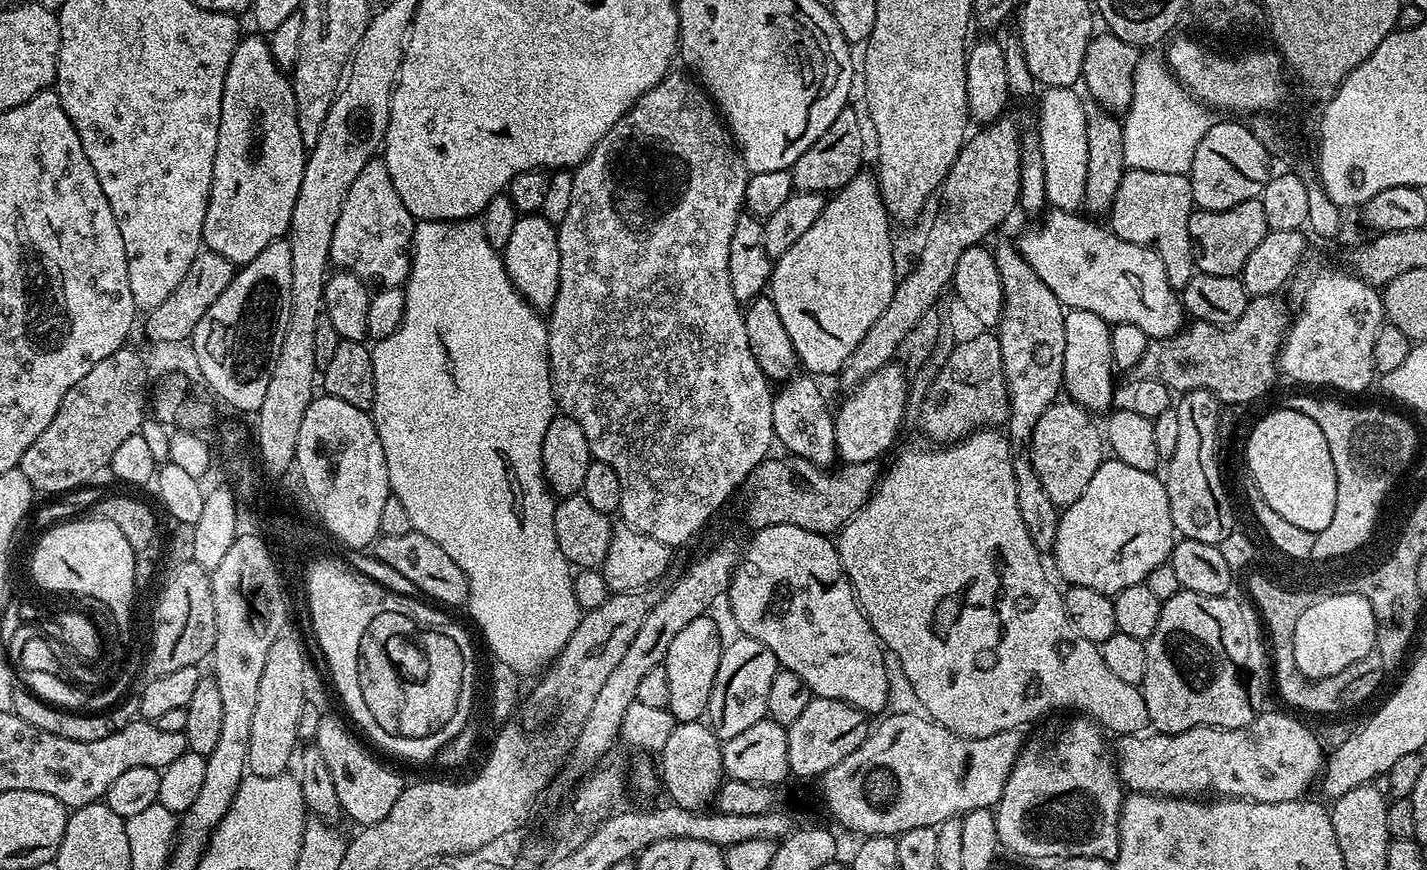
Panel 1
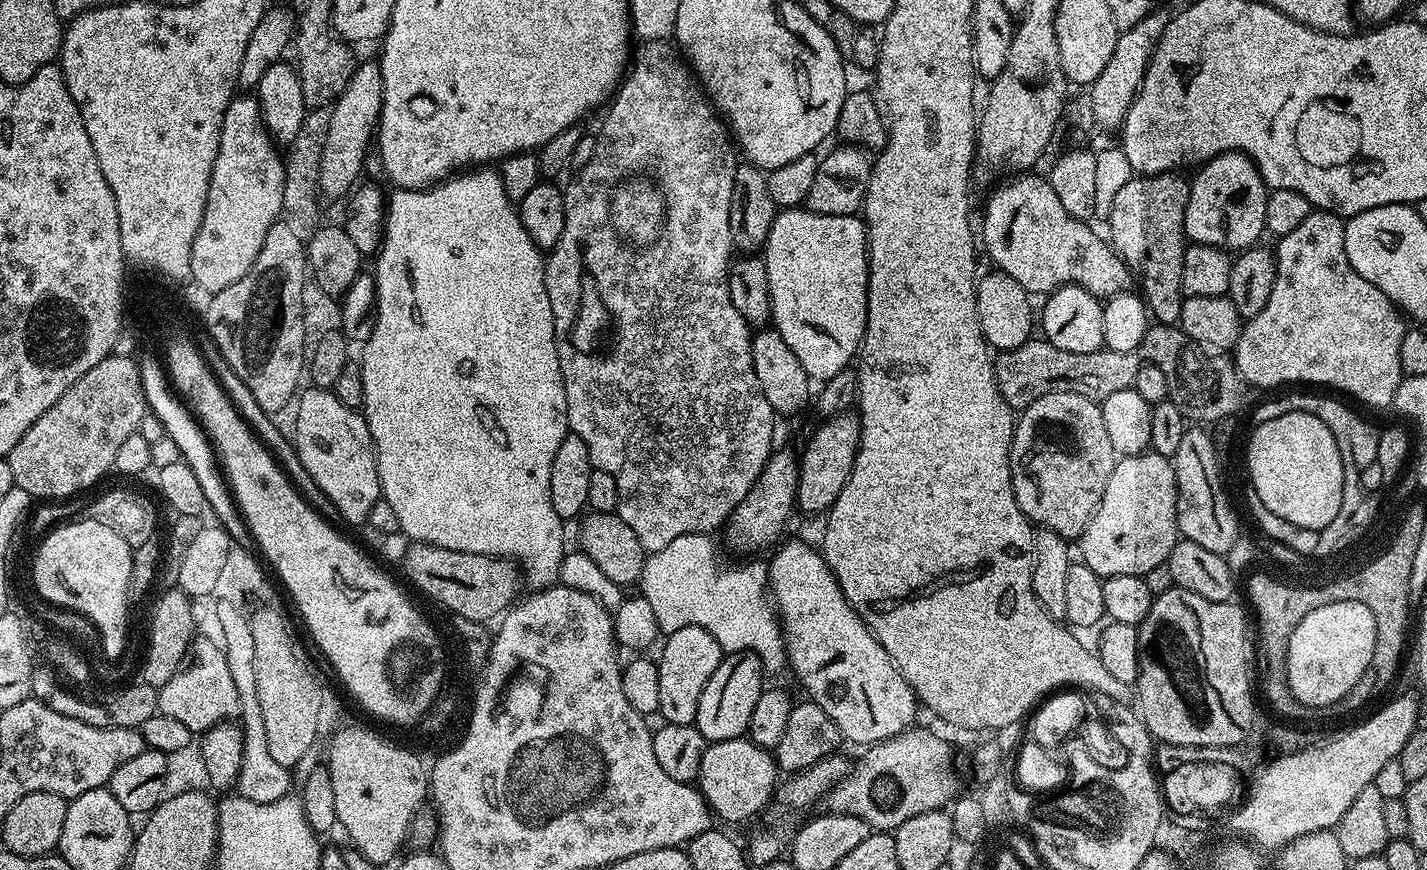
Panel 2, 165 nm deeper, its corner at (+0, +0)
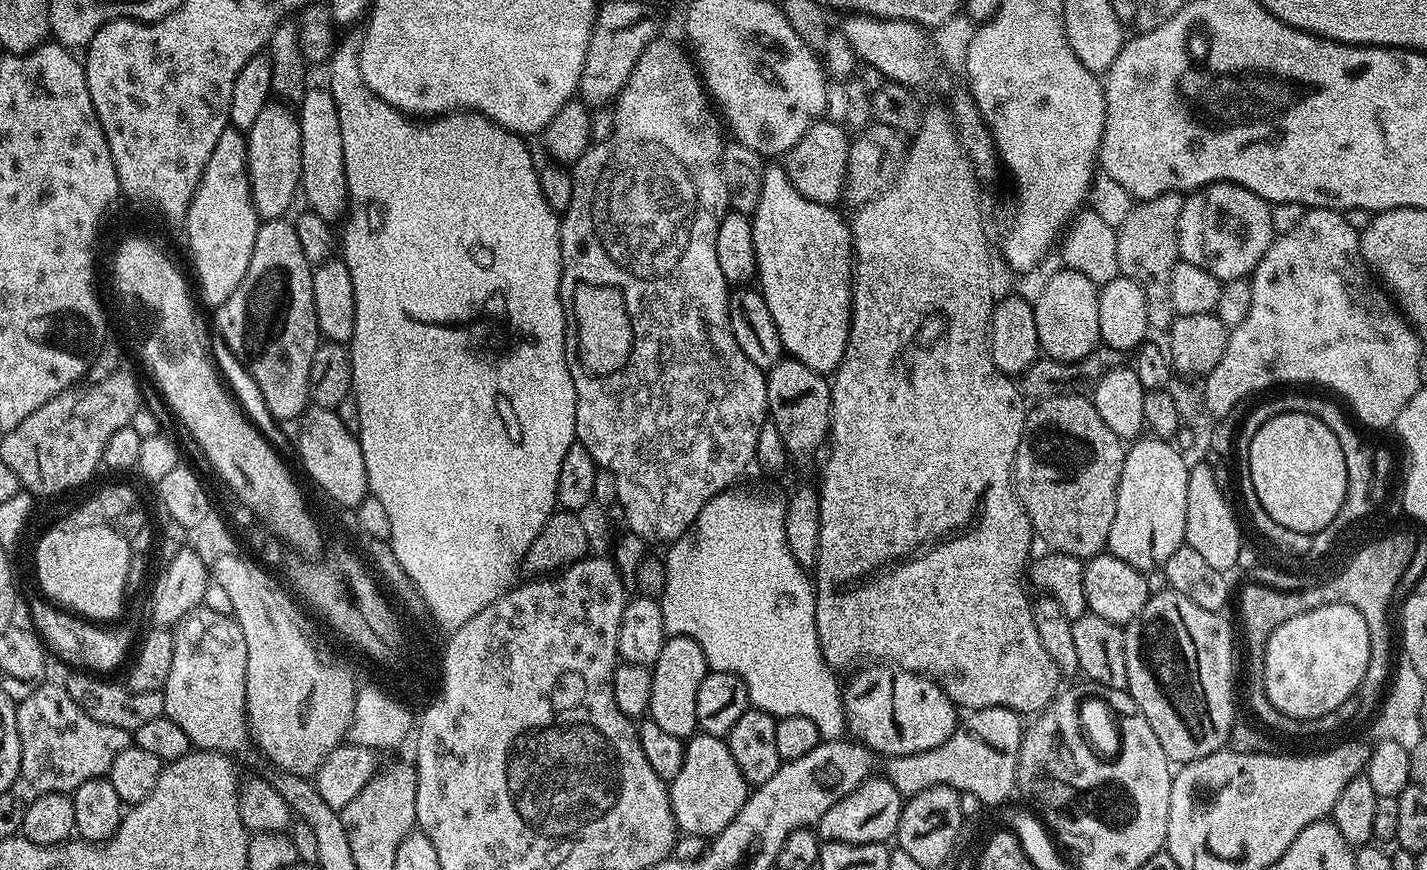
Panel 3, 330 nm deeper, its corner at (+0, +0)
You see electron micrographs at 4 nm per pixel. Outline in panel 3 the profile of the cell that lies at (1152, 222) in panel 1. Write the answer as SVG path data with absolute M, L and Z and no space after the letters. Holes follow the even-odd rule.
M1167 192L1149 200L1133 203L1126 220L1117 228L1118 266L1120 275L1138 282L1146 294L1149 329L1167 333L1176 319L1176 311L1170 302L1170 270L1180 259L1178 222L1185 197L1179 192Z

